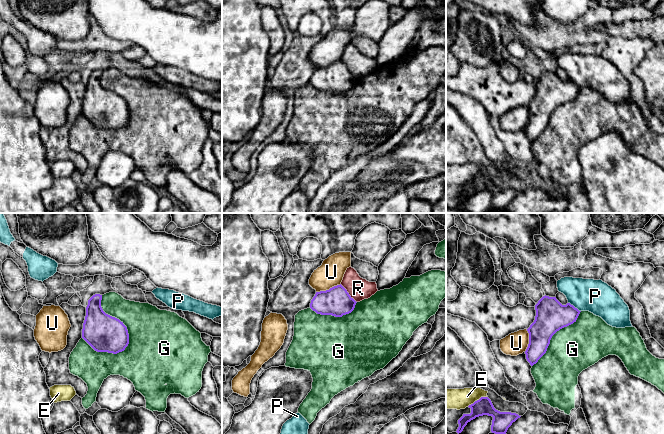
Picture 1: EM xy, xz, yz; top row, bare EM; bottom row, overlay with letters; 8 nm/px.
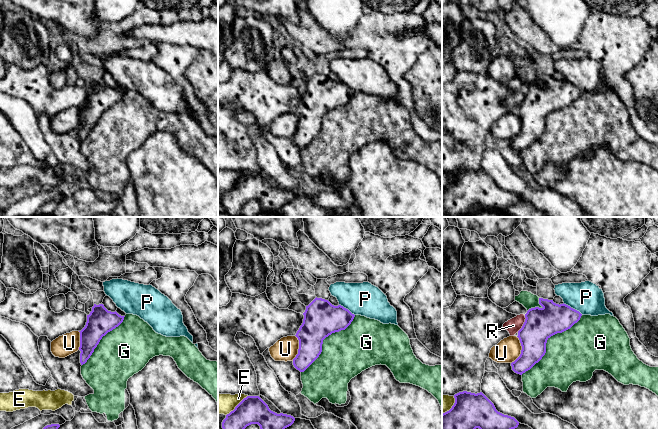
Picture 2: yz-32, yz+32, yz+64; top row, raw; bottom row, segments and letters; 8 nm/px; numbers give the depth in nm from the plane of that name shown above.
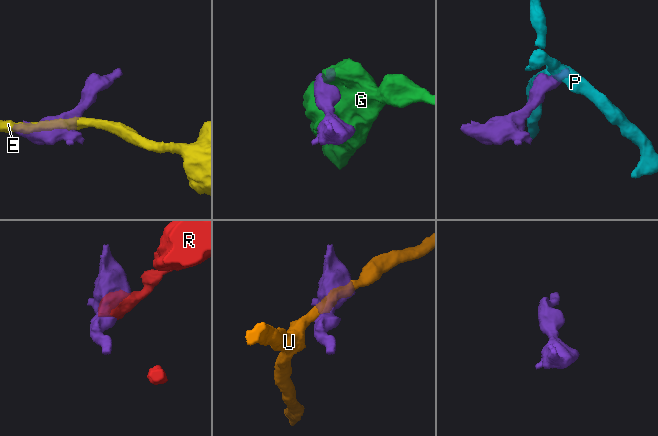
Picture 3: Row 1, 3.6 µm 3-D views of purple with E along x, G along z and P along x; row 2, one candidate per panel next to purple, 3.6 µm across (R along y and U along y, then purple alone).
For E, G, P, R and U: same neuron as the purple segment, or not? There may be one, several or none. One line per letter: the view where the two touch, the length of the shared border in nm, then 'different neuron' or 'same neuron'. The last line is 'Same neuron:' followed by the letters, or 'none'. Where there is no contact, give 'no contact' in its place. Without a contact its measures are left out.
E: yz | 190 nm | different neuron
G: xy | 500 nm | different neuron
P: yz | 130 nm | different neuron
R: xz | 200 nm | different neuron
U: xz | 220 nm | different neuron
Same neuron: none

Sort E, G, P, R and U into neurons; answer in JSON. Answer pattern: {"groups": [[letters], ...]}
{"groups": [["E"], ["G"], ["P"], ["R"], ["U"]]}

